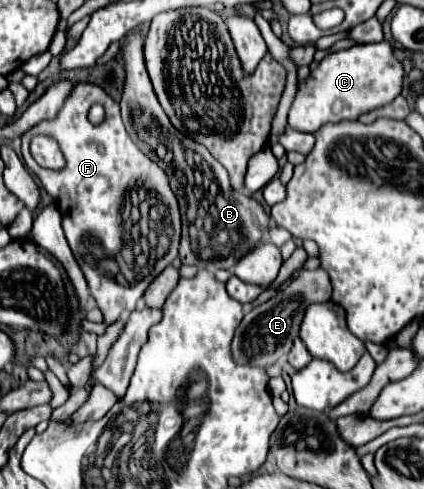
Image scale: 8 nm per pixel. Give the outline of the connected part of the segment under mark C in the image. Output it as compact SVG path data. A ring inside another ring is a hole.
M387 41L353 45L349 49L327 55L307 81L299 87L289 111L289 125L303 133L315 133L327 123L355 121L359 115L389 105L403 91L403 63L395 55L395 47Z

